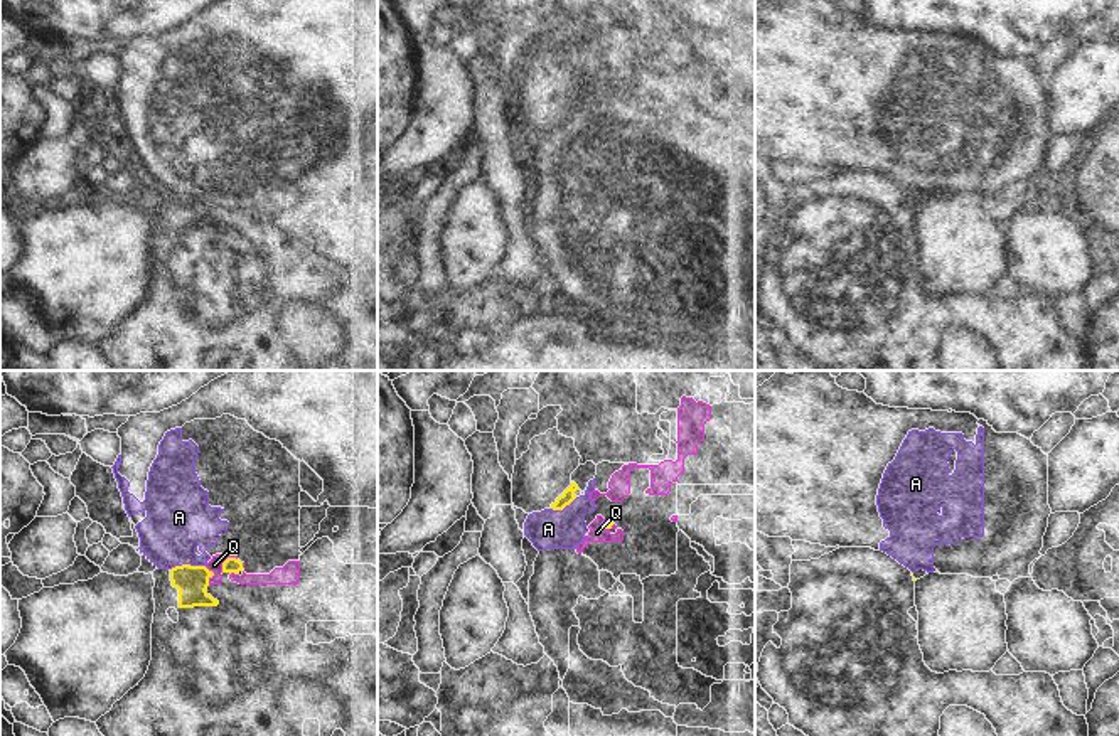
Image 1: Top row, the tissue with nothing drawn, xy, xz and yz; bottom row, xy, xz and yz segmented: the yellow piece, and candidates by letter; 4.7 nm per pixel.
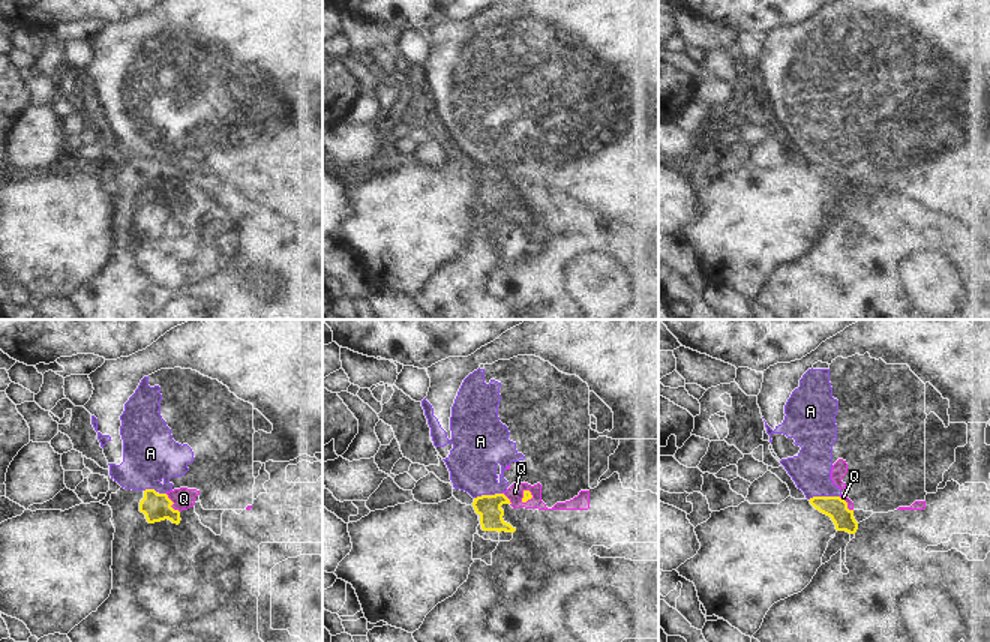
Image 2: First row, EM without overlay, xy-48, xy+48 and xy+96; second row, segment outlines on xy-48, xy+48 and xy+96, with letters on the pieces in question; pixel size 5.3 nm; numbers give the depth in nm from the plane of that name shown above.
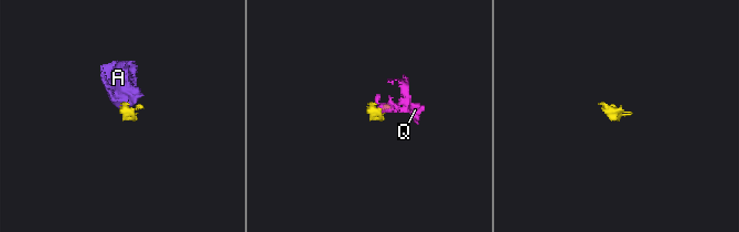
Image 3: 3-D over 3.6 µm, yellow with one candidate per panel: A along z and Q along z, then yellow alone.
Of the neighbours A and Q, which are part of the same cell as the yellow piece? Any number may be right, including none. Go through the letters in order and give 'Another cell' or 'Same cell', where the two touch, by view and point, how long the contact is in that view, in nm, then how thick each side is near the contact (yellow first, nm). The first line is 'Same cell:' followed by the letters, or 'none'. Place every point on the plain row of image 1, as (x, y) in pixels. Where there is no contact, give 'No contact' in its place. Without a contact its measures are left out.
Same cell: Q
A: Another cell. Touches yellow at xy (187, 187). Shared border 170 nm. Thickness 150 nm (yellow) against 320 nm
Q: Same cell. Touches yellow at xy (223, 186). Shared border 120 nm. Thickness 80 nm (yellow) against 70 nm.

